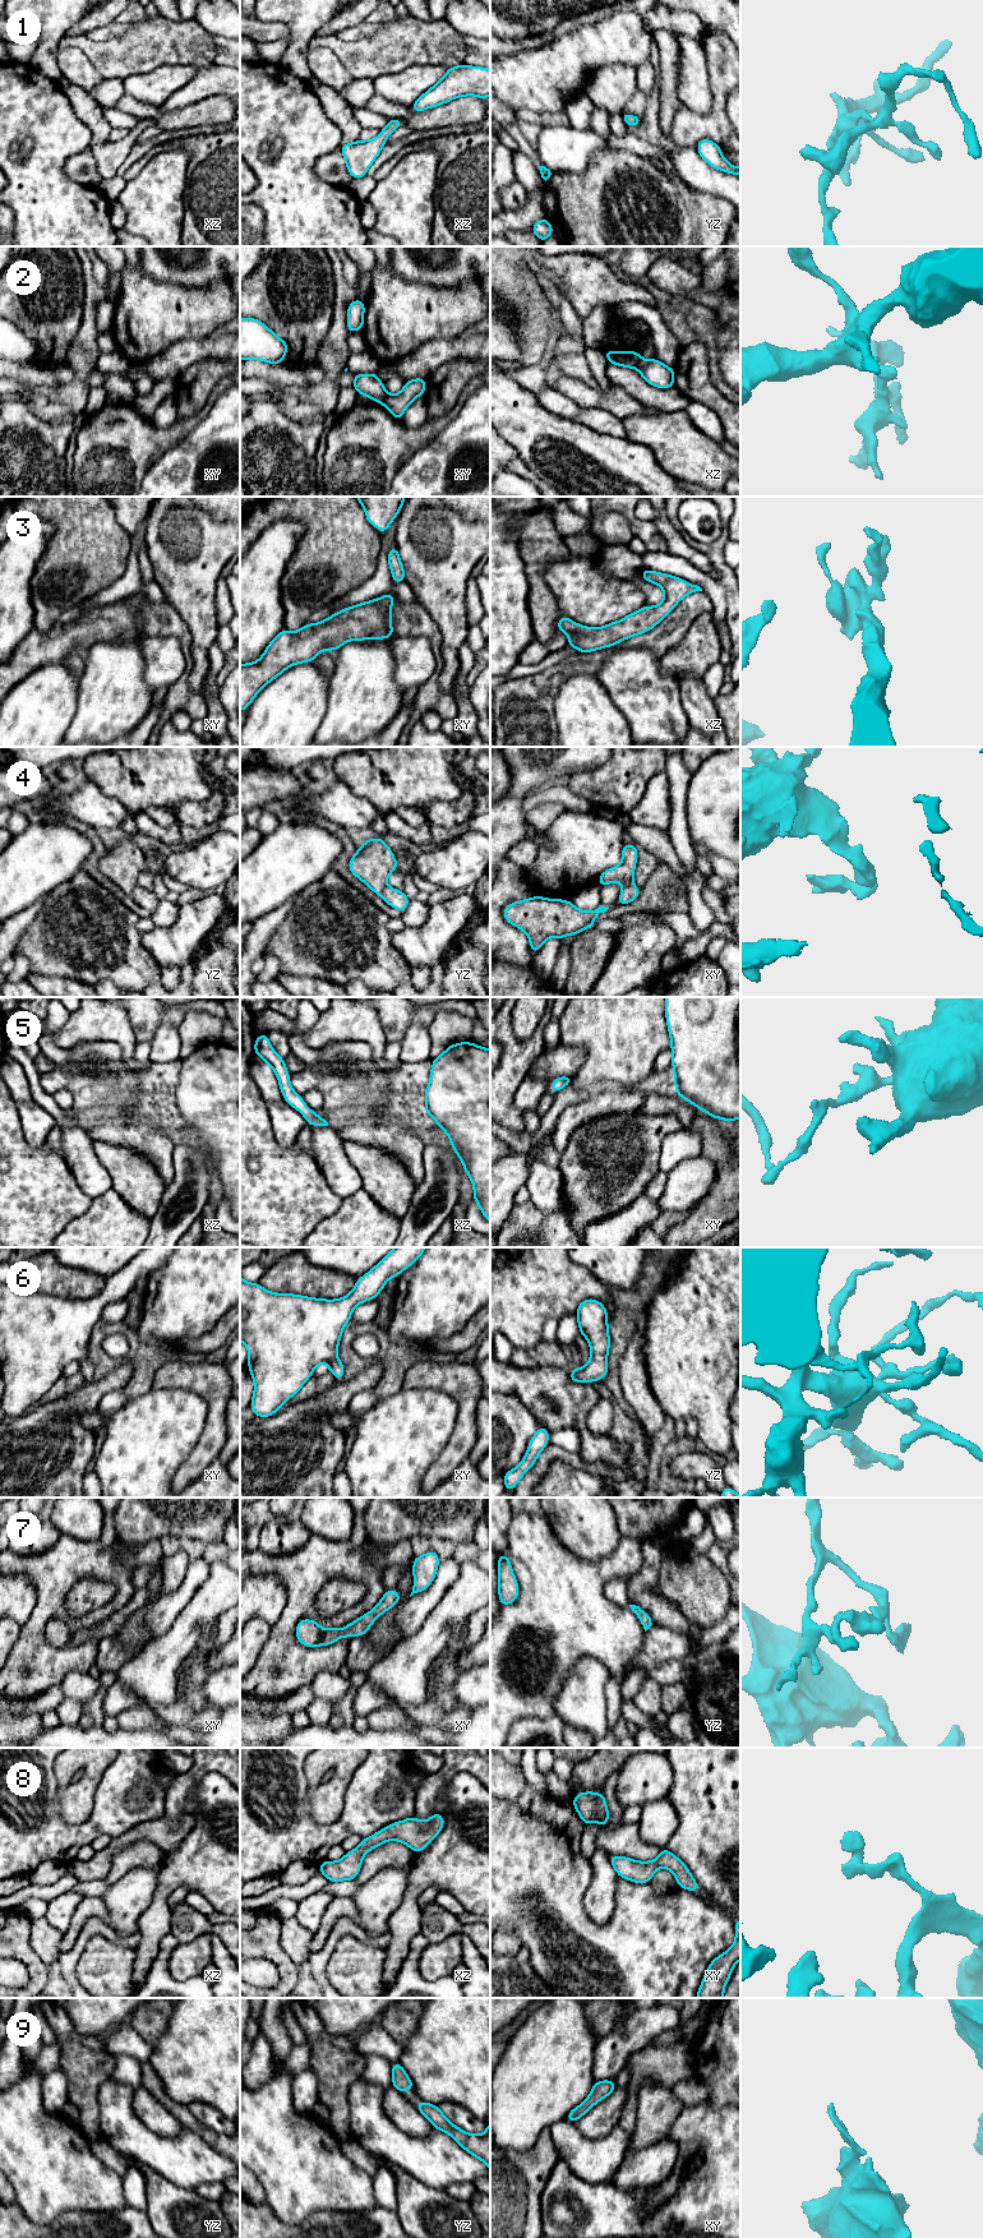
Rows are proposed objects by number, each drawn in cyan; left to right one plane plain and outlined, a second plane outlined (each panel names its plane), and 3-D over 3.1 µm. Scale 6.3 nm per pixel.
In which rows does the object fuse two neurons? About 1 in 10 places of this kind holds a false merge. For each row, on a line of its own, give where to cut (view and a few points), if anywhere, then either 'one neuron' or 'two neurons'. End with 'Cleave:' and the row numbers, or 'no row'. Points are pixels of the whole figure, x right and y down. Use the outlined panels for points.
1: no cut | one neuron
2: xz (641, 358), (635, 367) | two neurons
3: no cut | one neuron
4: no cut | one neuron
5: no cut | one neuron
6: no cut | one neuron
7: no cut | one neuron
8: no cut | one neuron
9: no cut | one neuron
Cleave: 2

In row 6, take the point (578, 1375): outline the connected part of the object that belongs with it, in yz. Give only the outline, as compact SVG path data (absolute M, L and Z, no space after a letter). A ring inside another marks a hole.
M586 1298L577 1310L580 1334L590 1343L591 1357L585 1367L574 1367L569 1380L574 1383L594 1383L608 1376L608 1353L610 1337L608 1326L608 1310L603 1302Z

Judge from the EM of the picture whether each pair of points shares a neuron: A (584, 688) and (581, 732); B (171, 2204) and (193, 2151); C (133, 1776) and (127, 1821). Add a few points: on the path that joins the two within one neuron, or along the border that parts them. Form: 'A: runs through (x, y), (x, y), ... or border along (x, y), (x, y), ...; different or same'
A: runs through (582, 698), (582, 721); same
B: border along (153, 2170), (174, 2185), (194, 2188); different
C: runs through (121, 1787), (120, 1809); same

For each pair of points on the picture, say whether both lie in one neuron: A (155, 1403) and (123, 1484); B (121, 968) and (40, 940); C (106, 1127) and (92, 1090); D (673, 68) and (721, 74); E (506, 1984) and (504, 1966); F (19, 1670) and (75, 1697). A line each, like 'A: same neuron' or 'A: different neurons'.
A: same neuron
B: same neuron
C: different neurons
D: different neurons
E: same neuron
F: different neurons

